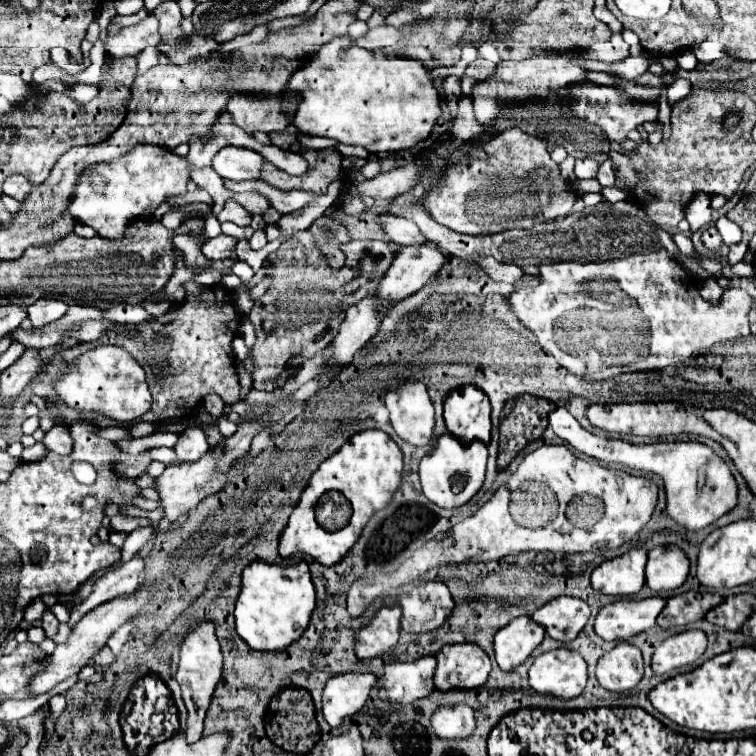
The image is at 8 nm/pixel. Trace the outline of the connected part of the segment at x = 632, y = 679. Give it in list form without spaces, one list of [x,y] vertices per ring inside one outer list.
[[[619,642],[613,650],[605,652],[597,664],[597,680],[603,688],[625,692],[639,684],[643,678],[641,650],[629,642]]]

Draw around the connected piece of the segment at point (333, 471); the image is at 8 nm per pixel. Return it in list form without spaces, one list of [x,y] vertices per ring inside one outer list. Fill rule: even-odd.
[[[383,430],[353,434],[335,454],[323,460],[311,476],[279,536],[279,554],[287,558],[293,552],[303,552],[323,566],[337,564],[357,542],[367,520],[391,502],[401,484],[401,470],[403,454]],[[339,492],[343,498],[339,498]]]

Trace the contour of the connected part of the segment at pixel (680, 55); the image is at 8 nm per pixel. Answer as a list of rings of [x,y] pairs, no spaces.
[[[692,47],[681,49],[676,54],[676,61],[679,68],[691,71],[696,67],[697,58],[693,52]]]

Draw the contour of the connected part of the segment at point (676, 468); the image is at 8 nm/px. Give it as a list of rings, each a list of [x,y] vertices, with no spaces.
[[[557,408],[549,414],[549,426],[553,428],[553,432],[563,438],[565,442],[569,442],[573,448],[577,448],[579,452],[597,458],[603,464],[621,464],[621,466],[629,466],[635,470],[649,470],[655,472],[663,478],[665,482],[665,492],[667,492],[667,512],[669,516],[683,528],[687,530],[701,530],[709,524],[713,524],[717,518],[721,518],[723,514],[727,514],[735,504],[737,504],[737,482],[729,470],[729,466],[725,464],[725,460],[721,460],[707,444],[701,442],[657,442],[657,444],[631,444],[625,442],[621,438],[609,438],[605,434],[591,434],[585,428],[579,426],[579,422],[569,414],[567,408]]]

